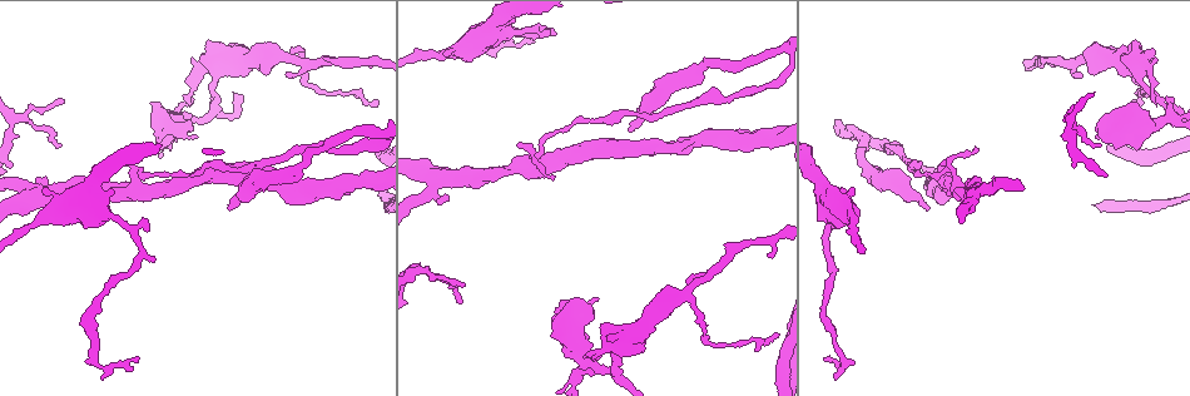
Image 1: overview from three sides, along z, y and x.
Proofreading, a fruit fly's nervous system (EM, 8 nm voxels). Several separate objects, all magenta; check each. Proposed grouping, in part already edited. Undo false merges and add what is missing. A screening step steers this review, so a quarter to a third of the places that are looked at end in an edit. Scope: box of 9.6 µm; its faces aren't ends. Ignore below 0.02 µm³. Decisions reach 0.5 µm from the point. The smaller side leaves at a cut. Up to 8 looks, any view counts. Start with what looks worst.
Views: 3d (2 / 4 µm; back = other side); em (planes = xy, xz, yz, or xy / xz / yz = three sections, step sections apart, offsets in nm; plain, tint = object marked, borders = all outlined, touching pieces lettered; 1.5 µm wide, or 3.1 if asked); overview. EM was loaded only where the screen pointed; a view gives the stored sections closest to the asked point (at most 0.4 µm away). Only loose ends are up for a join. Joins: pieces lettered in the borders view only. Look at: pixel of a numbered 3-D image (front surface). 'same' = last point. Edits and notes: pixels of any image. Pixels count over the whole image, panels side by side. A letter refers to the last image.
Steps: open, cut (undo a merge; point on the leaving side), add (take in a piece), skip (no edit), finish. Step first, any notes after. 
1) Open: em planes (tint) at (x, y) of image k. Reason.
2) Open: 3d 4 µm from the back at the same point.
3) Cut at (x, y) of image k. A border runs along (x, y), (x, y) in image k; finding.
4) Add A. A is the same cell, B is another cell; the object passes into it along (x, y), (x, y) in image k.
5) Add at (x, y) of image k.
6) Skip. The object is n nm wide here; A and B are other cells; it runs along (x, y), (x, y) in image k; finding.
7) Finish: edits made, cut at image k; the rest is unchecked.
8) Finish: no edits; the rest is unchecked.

Open: em planes (tint) at (912, 170) of image 1. Sudden change in width.

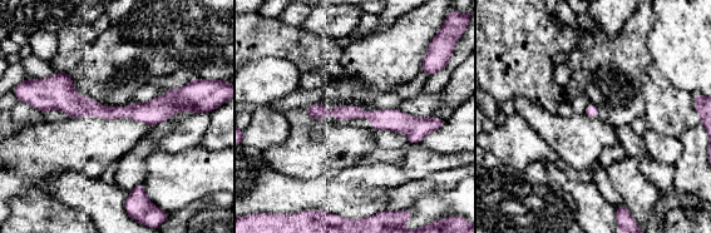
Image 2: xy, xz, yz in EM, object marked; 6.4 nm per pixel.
Open: em planes (borders) at the same point. See the neighbours.

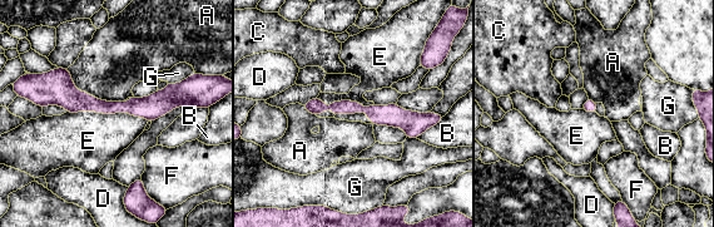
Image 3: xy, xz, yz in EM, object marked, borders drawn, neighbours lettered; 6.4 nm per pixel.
Skip. The longest contact is with E, 550 nm; A, B, C, D, E, F and G are other cells; it runs along (39, 97), (103, 107), (187, 103) in image 3; one neuron here.

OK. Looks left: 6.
Open: 3d 4 µm at (844, 362) of image 1. Sharp bend.

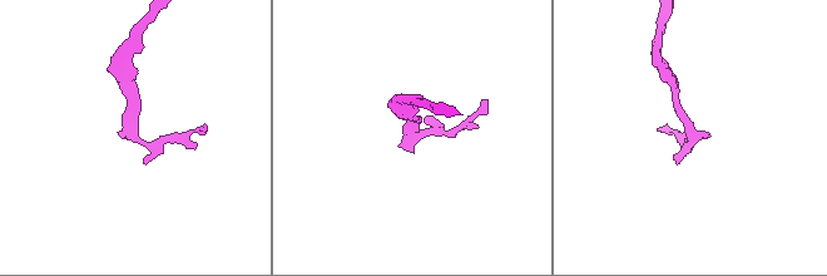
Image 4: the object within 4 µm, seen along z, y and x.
Open: em xy step 4 (tint) at (691, 129) of image 4.

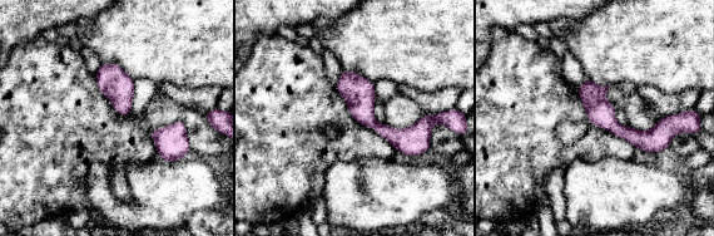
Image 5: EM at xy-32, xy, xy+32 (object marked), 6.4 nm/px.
Open: em xy step 4 (borders) at the same point.

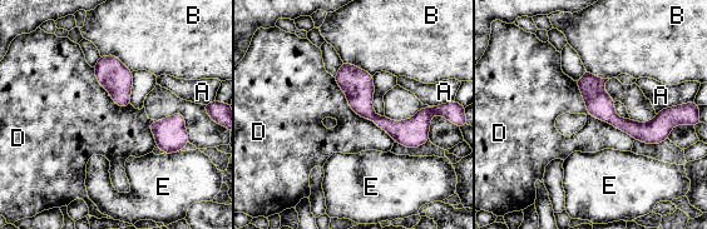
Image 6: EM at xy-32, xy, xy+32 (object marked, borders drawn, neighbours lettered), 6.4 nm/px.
Skip. A, B, D and E are other cells; it runs along (344, 66), (377, 120), (413, 127), (425, 117) in image 6; all the same neuron.

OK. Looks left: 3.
Open: em xz step 4 (borders) at (1140, 66) of image 1. Arms part here.

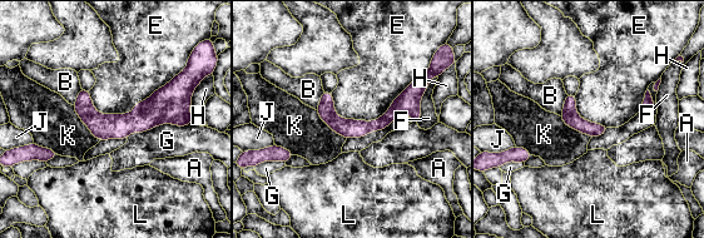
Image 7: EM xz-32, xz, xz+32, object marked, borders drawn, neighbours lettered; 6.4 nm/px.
Open: em planes (borders) at the same point.

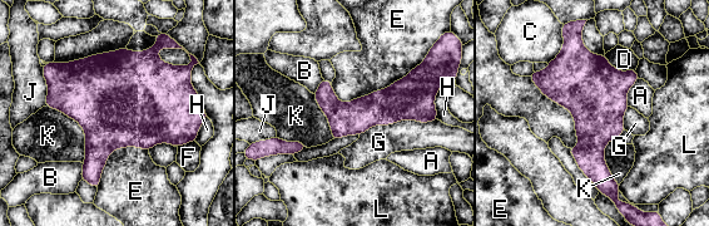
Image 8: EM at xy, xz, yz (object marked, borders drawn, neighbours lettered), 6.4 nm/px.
Skip. A, B, C, D, E, F, G, H, J, K and L are other cells; it runs along (318, 94), (336, 109), (427, 112) in image 8; all the same neuron.

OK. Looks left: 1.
Finish: no edits; the rest is unchecked.

